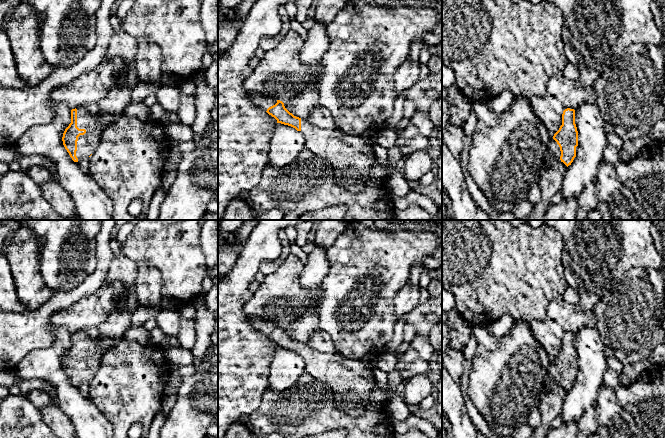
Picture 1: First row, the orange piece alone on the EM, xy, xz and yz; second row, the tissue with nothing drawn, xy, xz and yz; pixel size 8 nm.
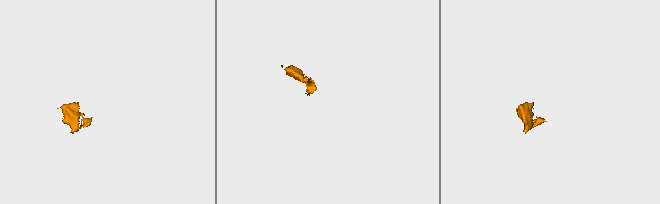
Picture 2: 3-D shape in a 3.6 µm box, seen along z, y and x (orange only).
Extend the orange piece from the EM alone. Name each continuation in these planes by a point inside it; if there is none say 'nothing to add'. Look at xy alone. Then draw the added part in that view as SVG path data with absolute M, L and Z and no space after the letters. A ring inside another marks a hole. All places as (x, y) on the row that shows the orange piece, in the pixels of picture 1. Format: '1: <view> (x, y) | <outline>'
1: xy (87, 143) | M85 106L77 107L77 127L85 129L86 133L80 135L77 141L76 156L78 162L89 157L96 149L104 130L111 124L101 125L96 116L90 113Z

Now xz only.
1: xz (264, 102) | M248 93L248 96L252 99L252 101L261 107L263 110L267 111L267 109L277 103L277 100L274 98L270 98L260 93Z
2: xz (351, 157) | M301 119L300 132L305 137L305 149L333 168L340 186L351 192L364 189L375 157L373 141L364 140L359 134L315 126L308 119Z

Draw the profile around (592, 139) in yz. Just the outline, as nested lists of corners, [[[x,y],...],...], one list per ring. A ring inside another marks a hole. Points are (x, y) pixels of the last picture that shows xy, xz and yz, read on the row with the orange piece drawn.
[[[581,104],[574,110],[578,146],[576,157],[566,168],[561,192],[563,199],[578,200],[583,189],[596,181],[597,167],[608,141],[604,130],[606,121],[596,104]]]

